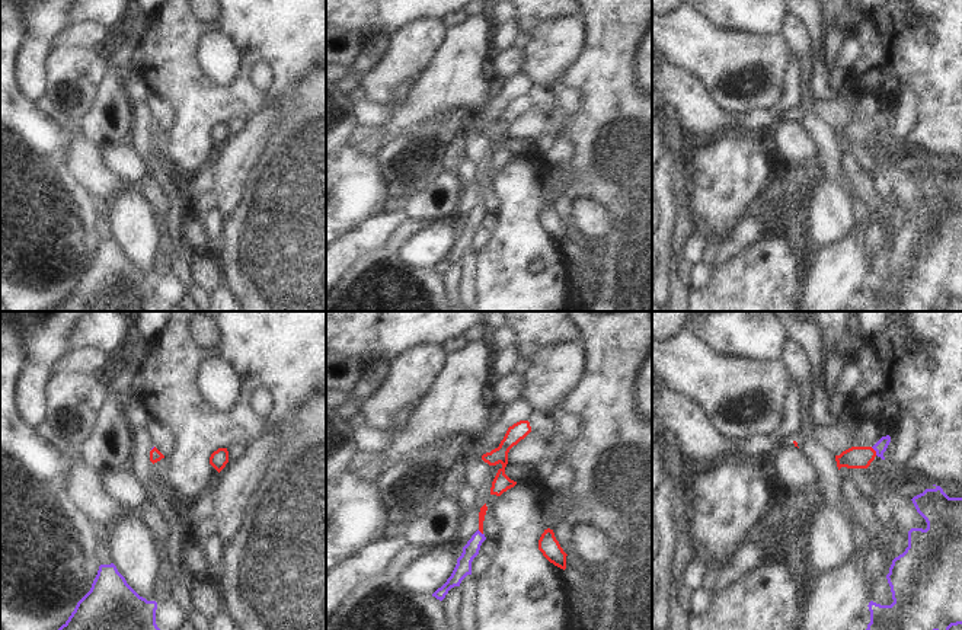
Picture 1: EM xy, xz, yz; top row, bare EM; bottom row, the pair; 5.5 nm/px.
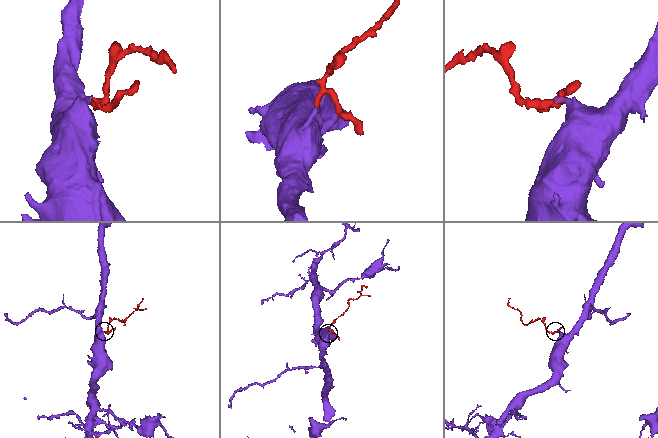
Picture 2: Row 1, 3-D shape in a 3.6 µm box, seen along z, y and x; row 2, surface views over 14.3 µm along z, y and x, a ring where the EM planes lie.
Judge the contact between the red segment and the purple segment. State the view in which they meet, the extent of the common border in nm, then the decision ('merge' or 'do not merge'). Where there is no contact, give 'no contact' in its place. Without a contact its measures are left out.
yz | 60 nm | merge

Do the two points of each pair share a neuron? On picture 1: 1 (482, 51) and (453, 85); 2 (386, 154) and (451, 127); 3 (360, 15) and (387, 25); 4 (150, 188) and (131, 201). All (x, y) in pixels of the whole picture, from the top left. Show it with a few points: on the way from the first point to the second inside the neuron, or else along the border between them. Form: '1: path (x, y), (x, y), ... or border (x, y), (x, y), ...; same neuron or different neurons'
1: path (473, 60), (457, 76); same neuron
2: path (402, 149), (435, 133); same neuron
3: path (367, 15), (377, 15), (380, 18); same neuron
4: border (134, 185), (154, 214); different neurons

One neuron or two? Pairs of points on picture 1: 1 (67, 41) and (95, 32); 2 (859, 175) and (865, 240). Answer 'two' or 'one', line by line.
1: one
2: two

